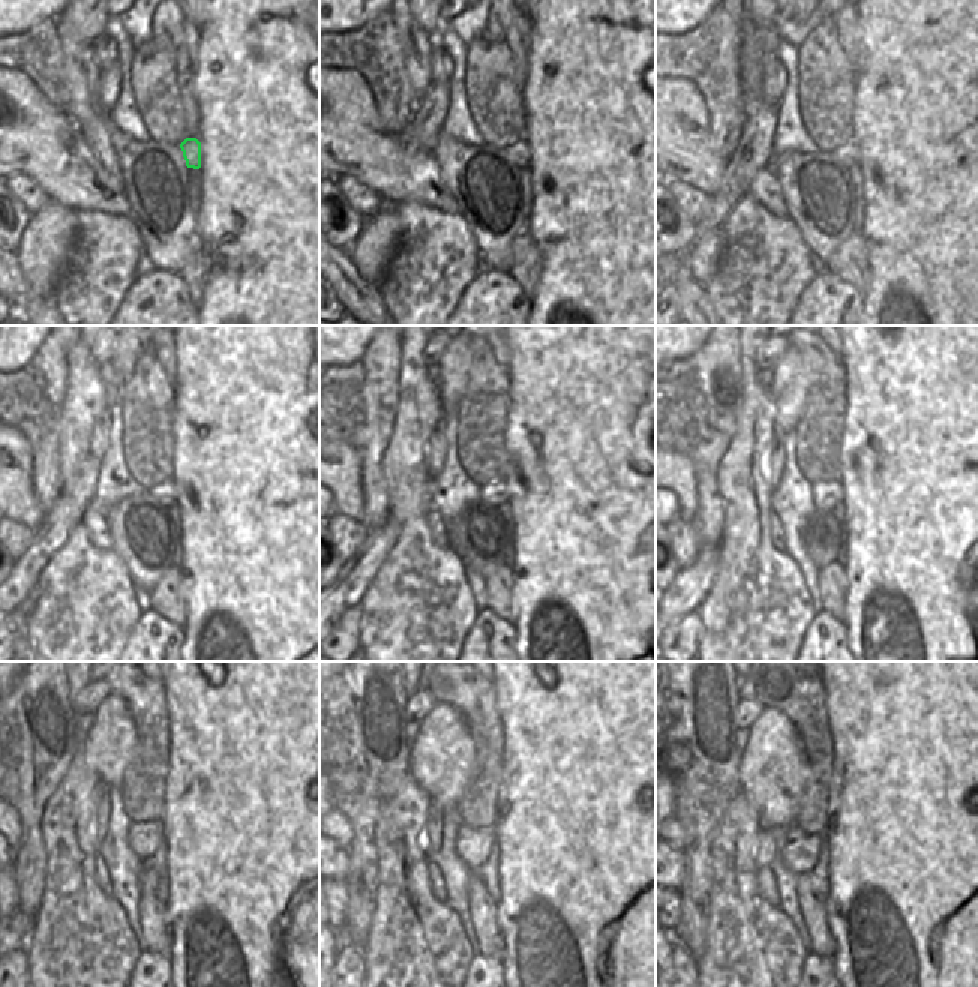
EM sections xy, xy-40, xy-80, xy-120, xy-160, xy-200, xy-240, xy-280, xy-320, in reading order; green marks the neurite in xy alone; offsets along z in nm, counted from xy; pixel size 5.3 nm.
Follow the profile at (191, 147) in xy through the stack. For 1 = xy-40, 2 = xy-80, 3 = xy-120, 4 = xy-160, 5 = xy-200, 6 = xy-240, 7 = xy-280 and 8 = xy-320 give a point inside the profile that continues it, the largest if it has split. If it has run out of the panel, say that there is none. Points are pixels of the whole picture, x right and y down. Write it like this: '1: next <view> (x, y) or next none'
1: next xy-40 (521, 155)
2: next xy-80 (846, 153)
3: next xy-120 (165, 489)
4: next xy-160 (495, 492)
5: next xy-200 (825, 495)
6: next xy-240 (144, 837)
7: next xy-280 (473, 845)
8: next xy-320 (800, 852)

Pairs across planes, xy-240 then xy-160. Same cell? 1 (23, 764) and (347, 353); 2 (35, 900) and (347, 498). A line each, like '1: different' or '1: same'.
1: different
2: different

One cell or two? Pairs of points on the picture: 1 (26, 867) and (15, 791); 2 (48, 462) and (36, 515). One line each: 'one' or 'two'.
1: one
2: two

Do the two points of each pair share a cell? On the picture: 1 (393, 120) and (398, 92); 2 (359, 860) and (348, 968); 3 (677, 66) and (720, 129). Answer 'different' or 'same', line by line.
1: same
2: different
3: same

